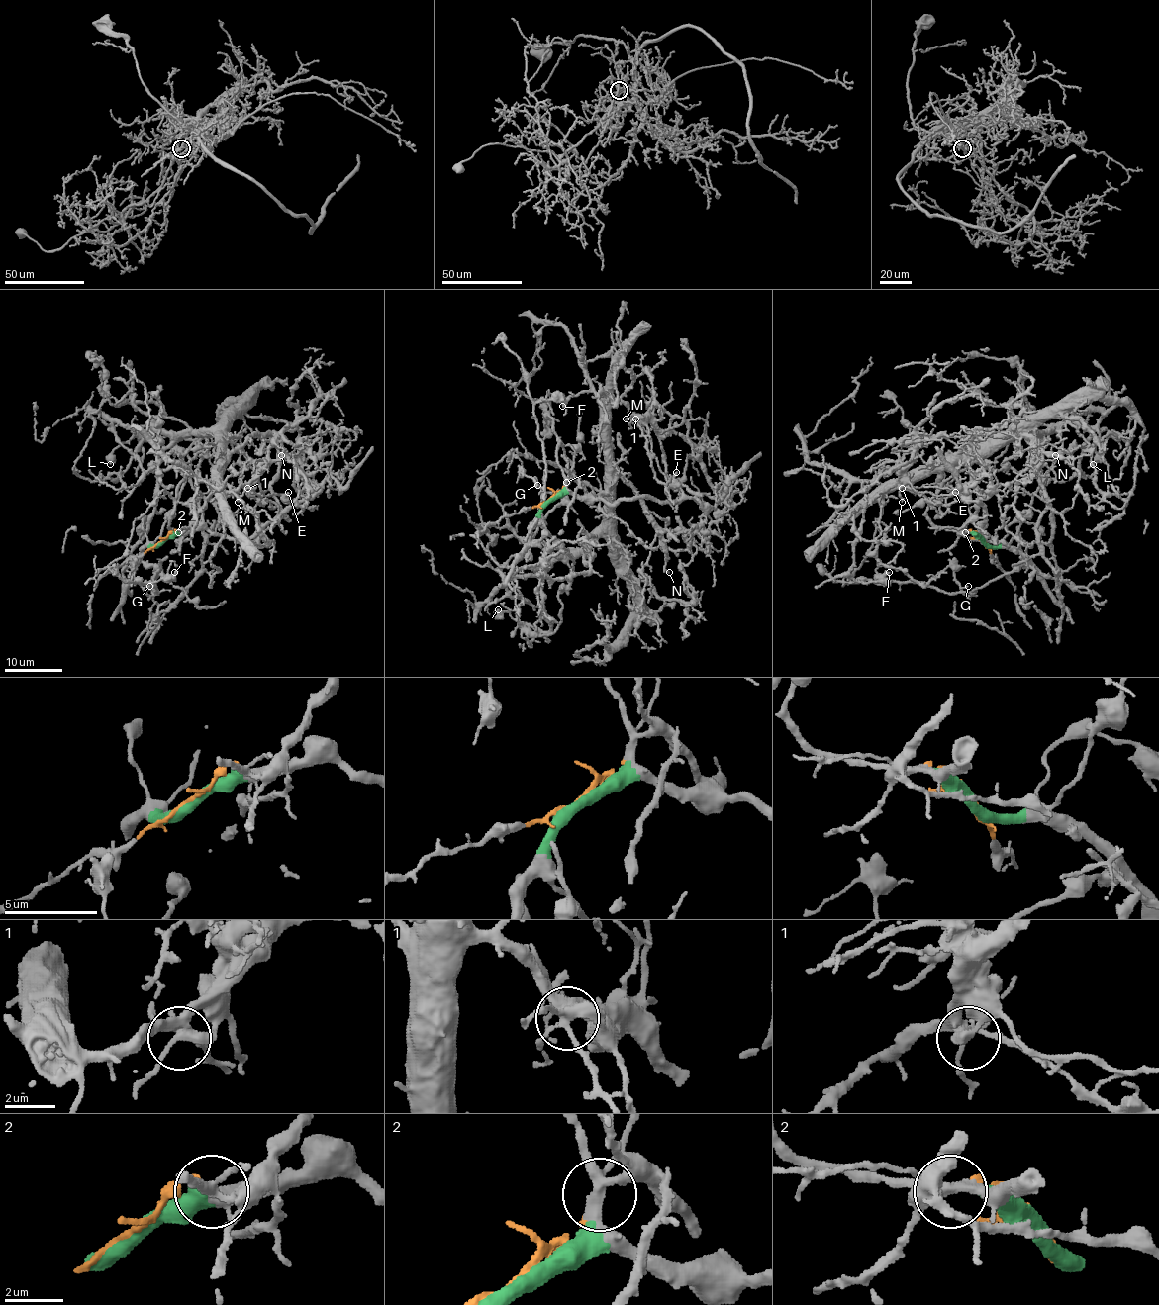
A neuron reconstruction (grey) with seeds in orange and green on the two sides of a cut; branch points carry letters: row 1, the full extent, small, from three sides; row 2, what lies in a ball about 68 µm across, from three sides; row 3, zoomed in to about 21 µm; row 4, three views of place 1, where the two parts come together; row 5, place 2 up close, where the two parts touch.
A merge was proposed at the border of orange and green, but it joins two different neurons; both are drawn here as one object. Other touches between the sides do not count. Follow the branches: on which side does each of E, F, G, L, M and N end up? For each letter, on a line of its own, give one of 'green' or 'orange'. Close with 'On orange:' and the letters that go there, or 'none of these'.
E: green
F: green
G: green
L: green
M: green
N: orange
On orange: N

